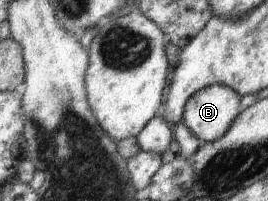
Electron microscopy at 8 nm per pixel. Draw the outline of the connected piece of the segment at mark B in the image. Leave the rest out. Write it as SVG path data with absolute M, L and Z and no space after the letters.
M210 85L192 93L184 103L181 121L205 142L221 137L240 112L241 96L222 85Z

